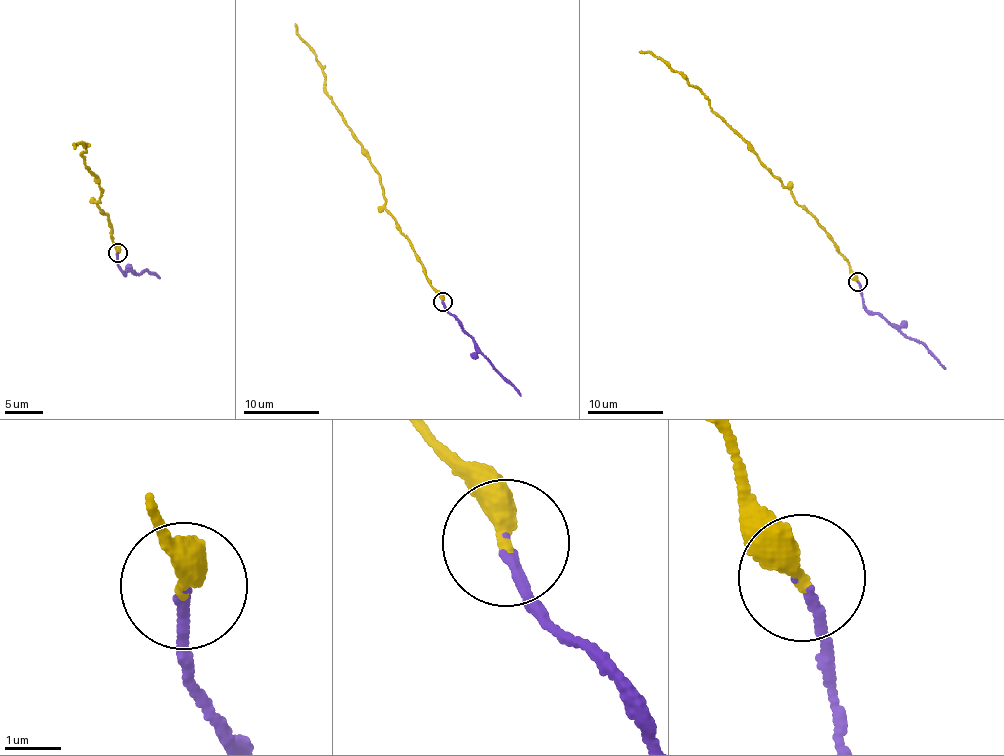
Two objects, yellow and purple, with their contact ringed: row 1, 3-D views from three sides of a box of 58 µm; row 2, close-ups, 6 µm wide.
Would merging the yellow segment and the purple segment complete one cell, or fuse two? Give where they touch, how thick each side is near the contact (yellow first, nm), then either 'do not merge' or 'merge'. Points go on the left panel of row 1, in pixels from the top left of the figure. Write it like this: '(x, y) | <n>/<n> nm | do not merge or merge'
(117, 252) | 400/120 nm | merge

